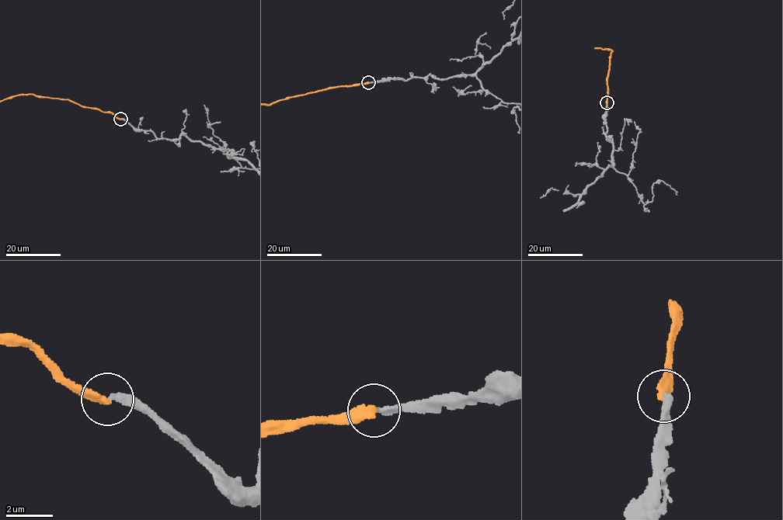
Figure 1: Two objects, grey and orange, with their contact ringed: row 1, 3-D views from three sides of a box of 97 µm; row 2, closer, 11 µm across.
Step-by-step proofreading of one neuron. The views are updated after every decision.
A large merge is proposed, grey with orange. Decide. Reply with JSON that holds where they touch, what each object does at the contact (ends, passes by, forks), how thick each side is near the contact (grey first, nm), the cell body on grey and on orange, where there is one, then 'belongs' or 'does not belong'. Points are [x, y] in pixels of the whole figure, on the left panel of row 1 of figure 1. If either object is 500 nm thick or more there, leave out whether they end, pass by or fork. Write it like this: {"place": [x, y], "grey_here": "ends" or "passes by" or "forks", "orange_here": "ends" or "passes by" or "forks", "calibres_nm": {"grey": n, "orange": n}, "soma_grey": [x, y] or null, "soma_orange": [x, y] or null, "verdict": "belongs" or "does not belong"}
{"place": [120, 119], "grey_here": "ends", "orange_here": "ends", "calibres_nm": {"grey": 260, "orange": 360}, "soma_grey": null, "soma_orange": null, "verdict": "does not belong"}

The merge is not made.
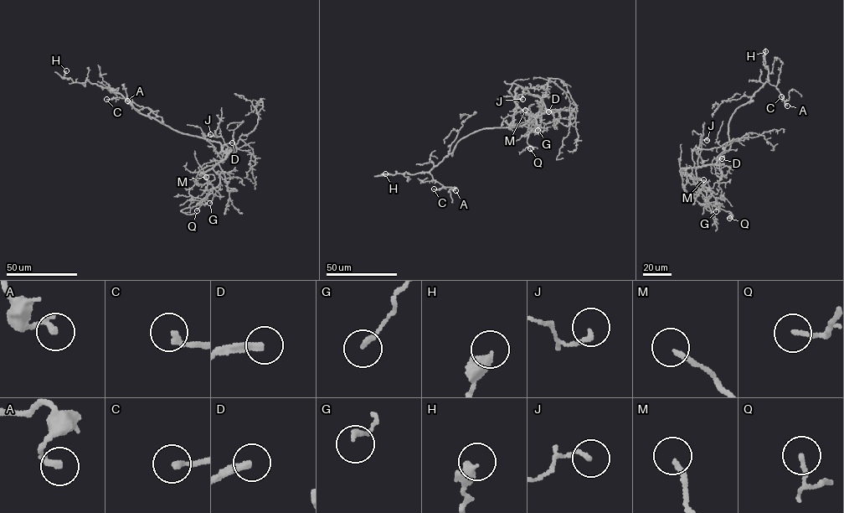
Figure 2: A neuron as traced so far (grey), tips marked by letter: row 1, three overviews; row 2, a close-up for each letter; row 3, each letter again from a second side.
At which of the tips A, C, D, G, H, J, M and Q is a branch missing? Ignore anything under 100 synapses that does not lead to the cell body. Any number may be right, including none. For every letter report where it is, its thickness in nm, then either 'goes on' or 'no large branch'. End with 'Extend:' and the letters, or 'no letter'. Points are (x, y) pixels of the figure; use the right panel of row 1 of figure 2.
A: (787, 106) | 260 nm | no large branch
C: (781, 96) | 220 nm | no large branch
D: (722, 158) | 260 nm | goes on
G: (716, 211) | 180 nm | no large branch
H: (765, 51) | 380 nm | no large branch
J: (707, 140) | 150 nm | no large branch
M: (703, 179) | 190 nm | no large branch
Q: (729, 218) | 150 nm | no large branch
Extend: D

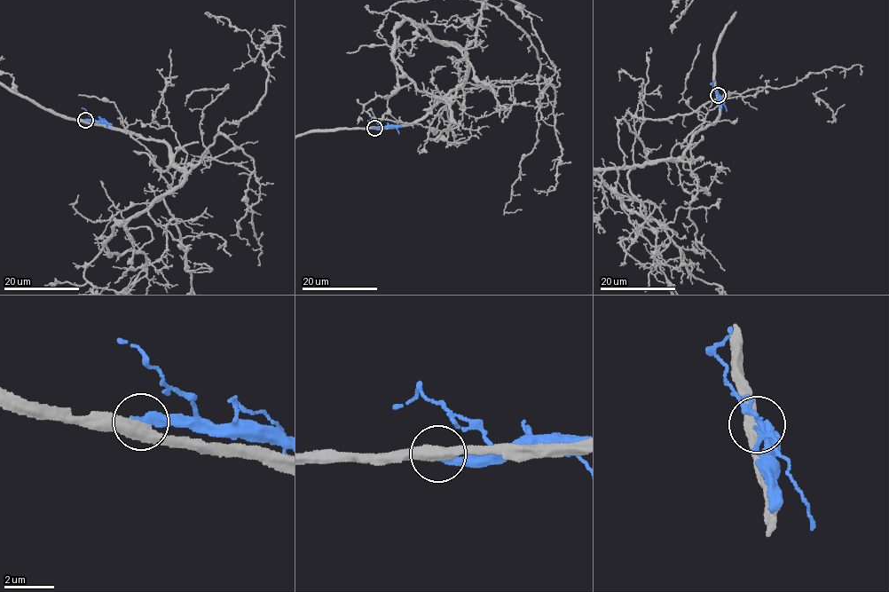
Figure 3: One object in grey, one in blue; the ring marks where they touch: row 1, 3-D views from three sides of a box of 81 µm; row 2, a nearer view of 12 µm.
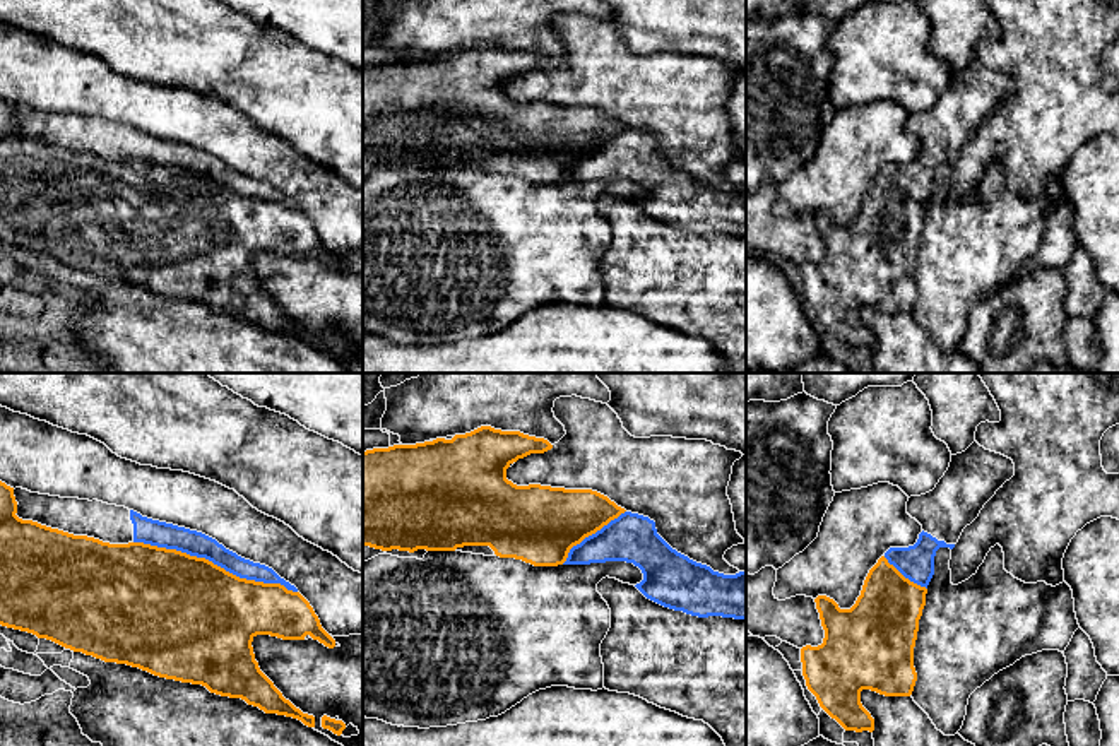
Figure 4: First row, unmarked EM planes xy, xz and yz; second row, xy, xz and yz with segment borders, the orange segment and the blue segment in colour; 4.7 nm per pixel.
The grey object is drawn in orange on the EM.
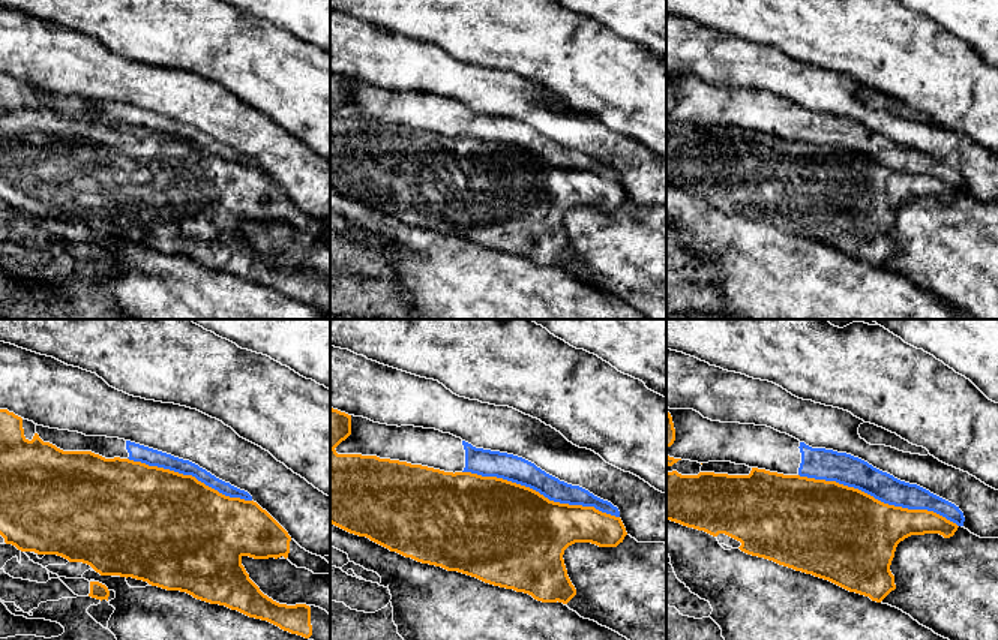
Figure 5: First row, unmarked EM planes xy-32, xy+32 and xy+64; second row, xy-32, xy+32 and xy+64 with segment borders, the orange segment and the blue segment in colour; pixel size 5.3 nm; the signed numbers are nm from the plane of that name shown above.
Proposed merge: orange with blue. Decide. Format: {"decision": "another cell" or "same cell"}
{"decision": "another cell"}

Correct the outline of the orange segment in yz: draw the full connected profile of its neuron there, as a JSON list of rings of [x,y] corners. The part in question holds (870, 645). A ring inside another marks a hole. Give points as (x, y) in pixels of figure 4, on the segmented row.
[[[885,556],[869,570],[850,609],[826,597],[814,599],[825,630],[823,643],[801,648],[802,676],[820,707],[845,731],[874,731],[874,719],[861,703],[861,691],[910,696],[917,681],[914,647],[927,589],[905,578]]]

